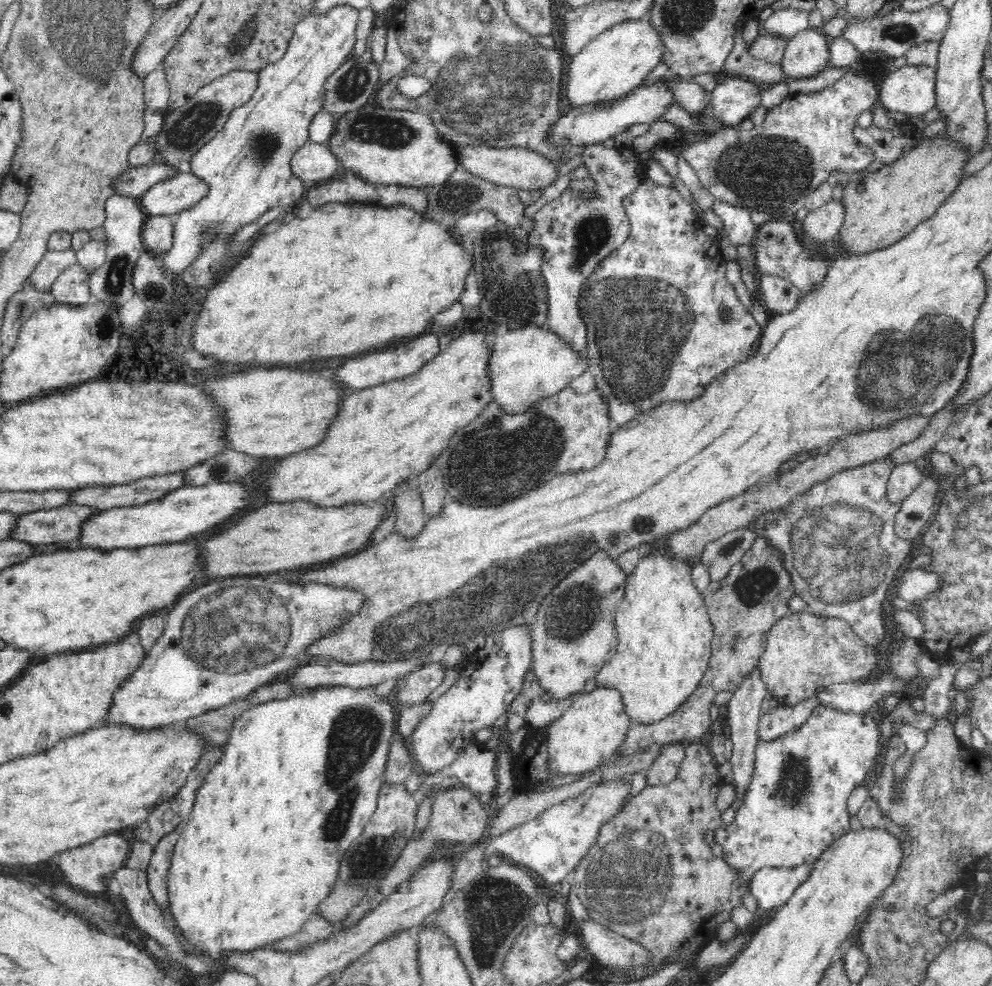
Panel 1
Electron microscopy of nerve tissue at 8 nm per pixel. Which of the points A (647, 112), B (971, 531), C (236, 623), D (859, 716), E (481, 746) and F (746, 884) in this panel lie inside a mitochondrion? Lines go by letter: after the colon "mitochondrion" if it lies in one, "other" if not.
A: other
B: mitochondrion
C: mitochondrion
D: other
E: other
F: other

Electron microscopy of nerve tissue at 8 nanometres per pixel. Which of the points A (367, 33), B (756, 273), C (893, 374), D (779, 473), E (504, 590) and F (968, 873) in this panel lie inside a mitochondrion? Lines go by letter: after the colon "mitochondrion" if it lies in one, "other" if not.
A: other
B: other
C: mitochondrion
D: other
E: mitochondrion
F: other

